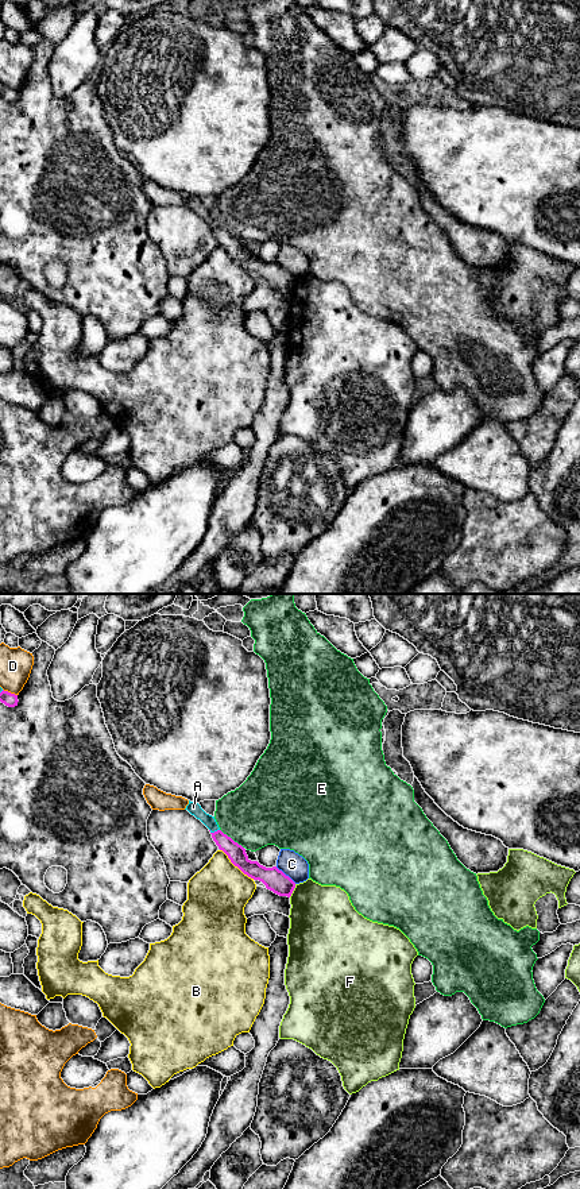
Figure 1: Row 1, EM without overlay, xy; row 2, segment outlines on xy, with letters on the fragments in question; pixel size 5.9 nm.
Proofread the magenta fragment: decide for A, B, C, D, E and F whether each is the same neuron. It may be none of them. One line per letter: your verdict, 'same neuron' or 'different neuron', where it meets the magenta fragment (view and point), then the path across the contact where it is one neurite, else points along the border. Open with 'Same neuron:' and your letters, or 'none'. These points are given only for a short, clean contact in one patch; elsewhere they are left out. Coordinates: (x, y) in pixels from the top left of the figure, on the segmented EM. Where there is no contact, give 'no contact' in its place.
Same neuron: none
A: different neuron; contact xy (215, 832)
B: different neuron; contact xy (236, 865); border xy (220, 849), (235, 865), (254, 879)
C: different neuron; contact xy (285, 875); border xy (275, 867), (296, 883)
D: different neuron; contact xy (10, 693)
E: different neuron; contact xy (231, 838); border xy (220, 829), (243, 848)
F: different neuron; contact xy (293, 890); border xy (296, 884), (289, 896)

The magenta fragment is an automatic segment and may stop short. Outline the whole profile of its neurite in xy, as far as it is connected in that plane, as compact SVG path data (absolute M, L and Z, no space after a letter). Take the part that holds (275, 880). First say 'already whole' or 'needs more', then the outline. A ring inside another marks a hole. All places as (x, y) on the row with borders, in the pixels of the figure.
already whole; M221 830L210 834L219 849L223 850L231 862L244 875L254 880L262 881L267 889L279 896L291 896L295 883L282 870L279 870L277 866L266 868L258 861L251 861L245 853L245 849Z

